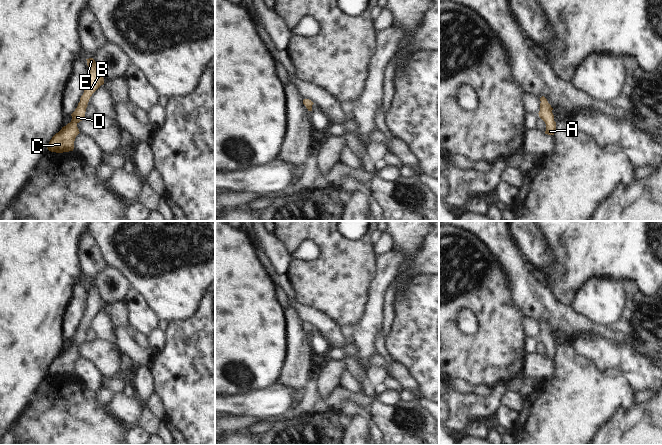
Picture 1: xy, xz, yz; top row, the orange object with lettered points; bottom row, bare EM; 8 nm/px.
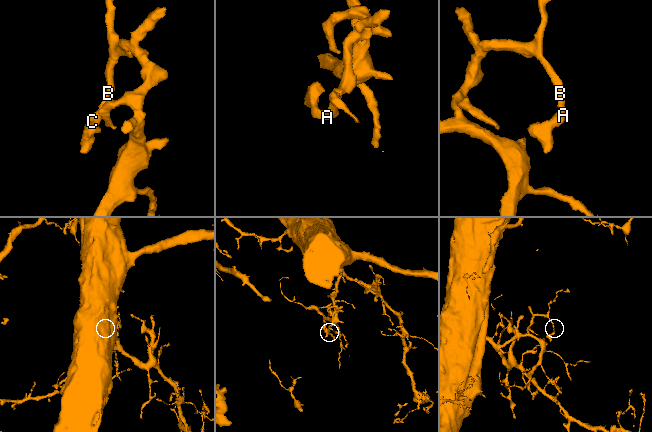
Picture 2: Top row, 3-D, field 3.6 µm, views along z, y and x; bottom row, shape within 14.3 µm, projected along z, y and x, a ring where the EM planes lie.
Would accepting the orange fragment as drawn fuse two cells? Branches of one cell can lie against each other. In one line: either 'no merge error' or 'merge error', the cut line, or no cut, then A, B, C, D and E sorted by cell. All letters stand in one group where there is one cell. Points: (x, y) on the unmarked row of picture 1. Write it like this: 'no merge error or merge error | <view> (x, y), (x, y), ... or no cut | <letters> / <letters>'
no merge error | no cut | A B C D E

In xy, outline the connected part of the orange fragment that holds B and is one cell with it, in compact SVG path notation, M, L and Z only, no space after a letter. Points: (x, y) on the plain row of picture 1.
M93 282L86 283L88 289L87 307L77 332L71 338L72 344L56 357L48 368L48 374L56 377L73 375L74 365L80 357L77 348L85 343L87 328L92 318L104 308L104 302Z

